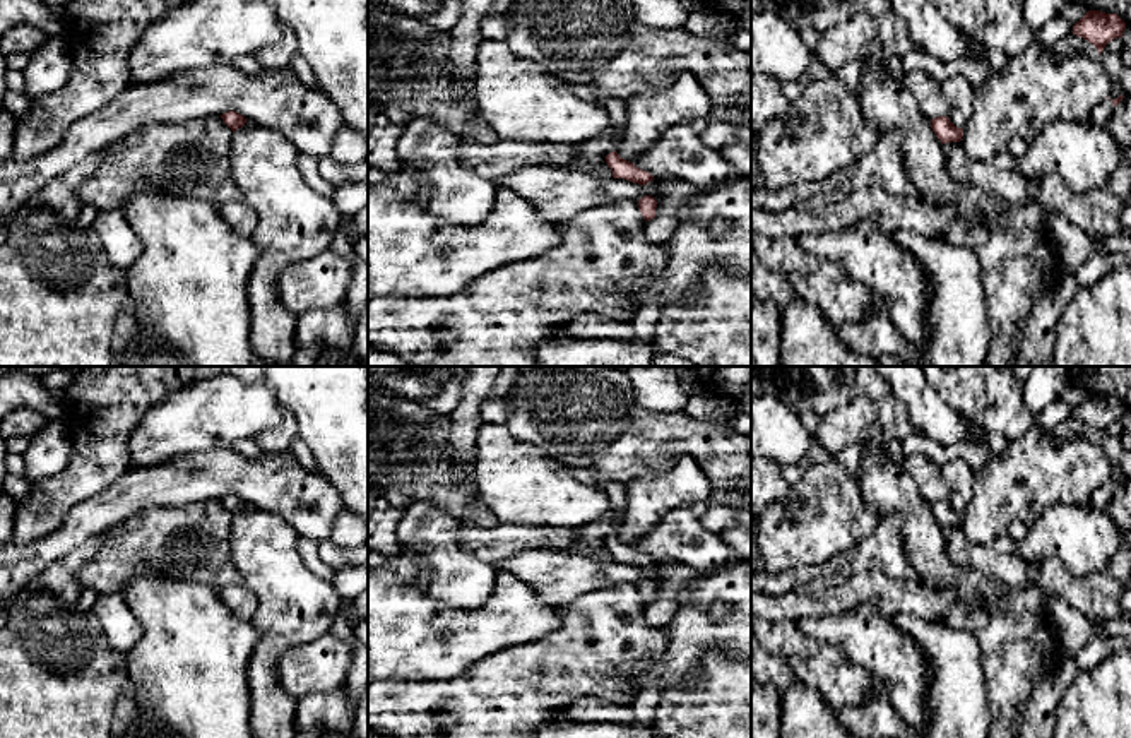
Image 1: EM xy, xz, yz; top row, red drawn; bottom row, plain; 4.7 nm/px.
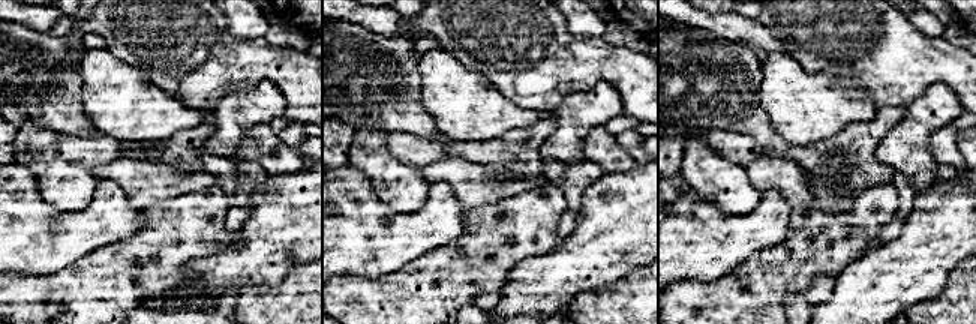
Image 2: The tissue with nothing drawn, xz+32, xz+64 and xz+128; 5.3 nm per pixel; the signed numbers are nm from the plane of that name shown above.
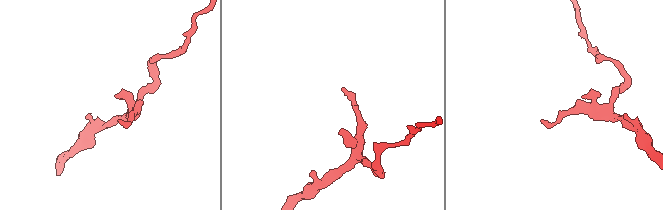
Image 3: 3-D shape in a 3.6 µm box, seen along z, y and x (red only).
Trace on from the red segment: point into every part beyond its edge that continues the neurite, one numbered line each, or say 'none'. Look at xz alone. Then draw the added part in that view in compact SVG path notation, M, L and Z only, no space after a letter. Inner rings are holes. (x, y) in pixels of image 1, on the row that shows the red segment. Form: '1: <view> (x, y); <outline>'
none

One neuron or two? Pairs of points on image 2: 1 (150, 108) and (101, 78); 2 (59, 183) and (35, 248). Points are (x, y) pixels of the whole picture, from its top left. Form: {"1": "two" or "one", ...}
{"1": "one", "2": "two"}

